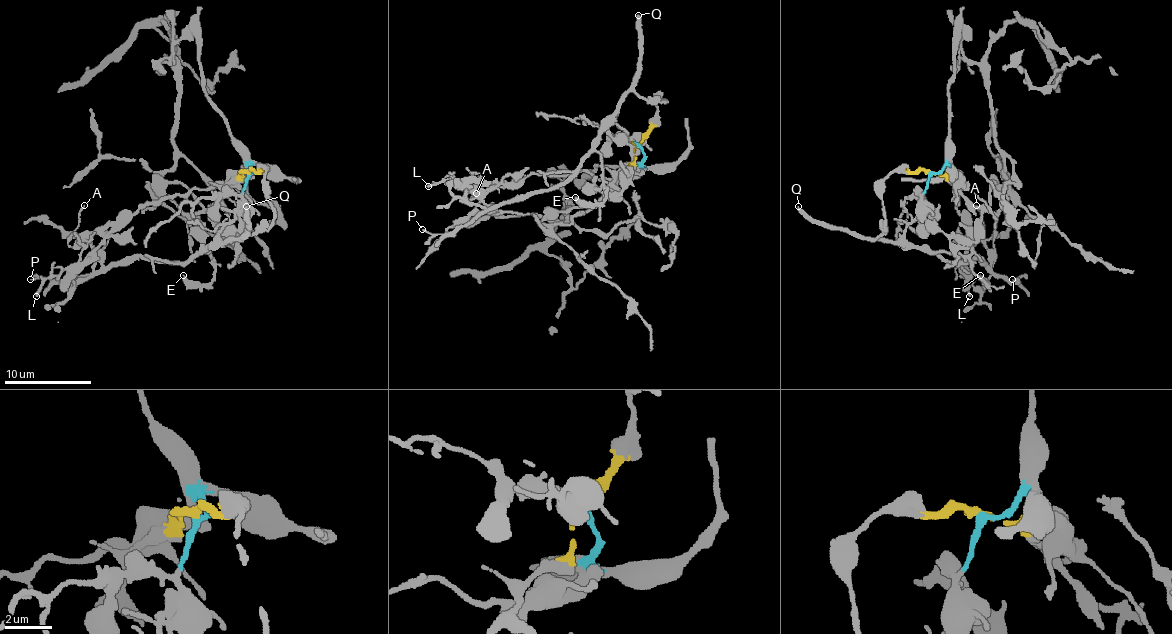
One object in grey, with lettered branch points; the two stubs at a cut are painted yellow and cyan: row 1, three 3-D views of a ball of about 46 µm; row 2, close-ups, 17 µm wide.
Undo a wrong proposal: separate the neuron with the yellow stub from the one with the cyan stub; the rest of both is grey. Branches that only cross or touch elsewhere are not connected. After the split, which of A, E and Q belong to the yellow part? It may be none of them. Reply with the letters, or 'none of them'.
none of them

